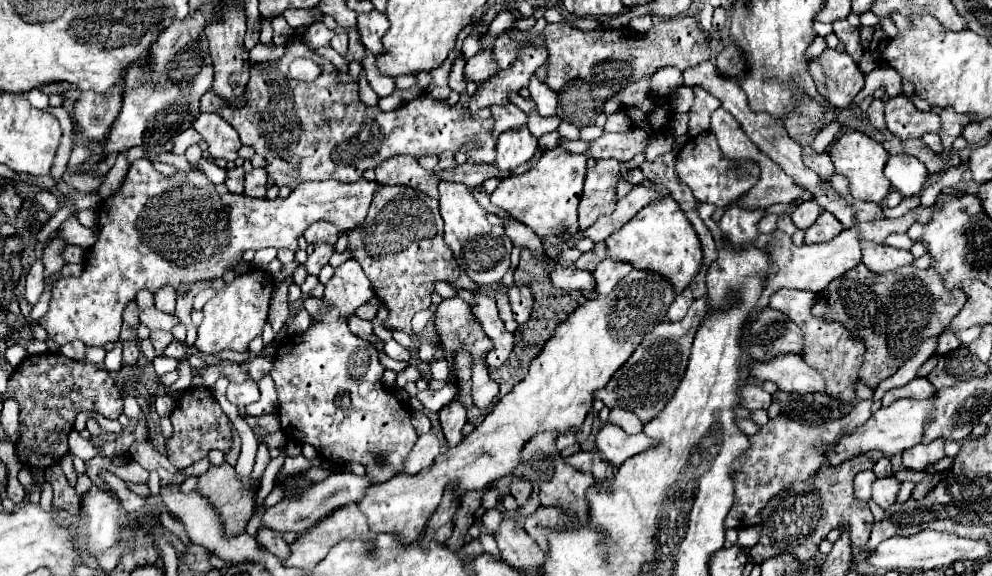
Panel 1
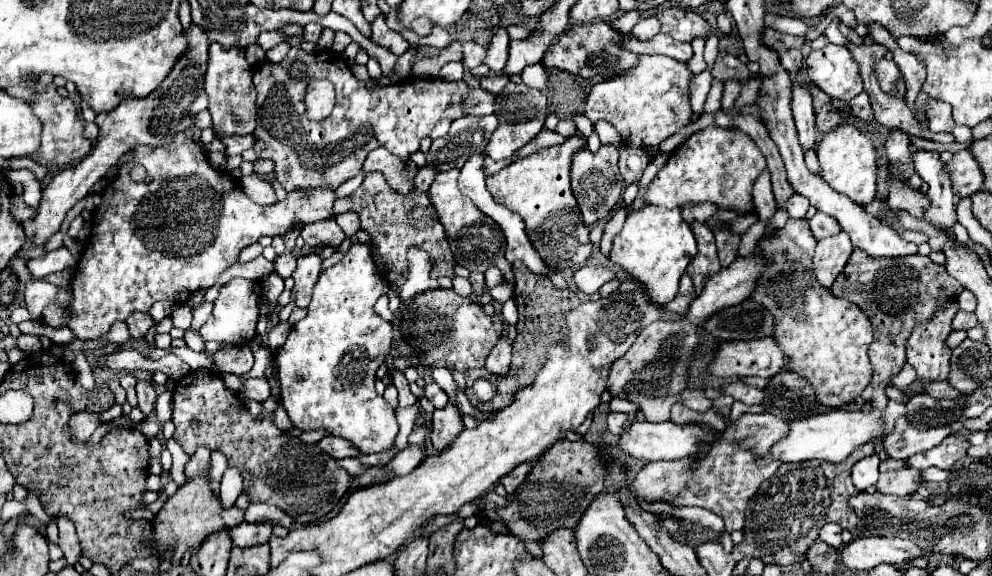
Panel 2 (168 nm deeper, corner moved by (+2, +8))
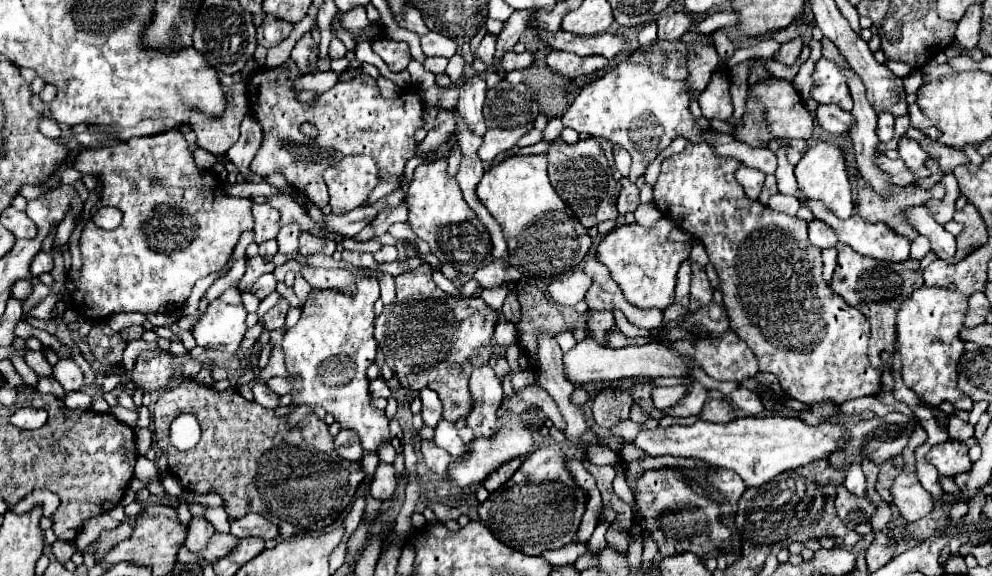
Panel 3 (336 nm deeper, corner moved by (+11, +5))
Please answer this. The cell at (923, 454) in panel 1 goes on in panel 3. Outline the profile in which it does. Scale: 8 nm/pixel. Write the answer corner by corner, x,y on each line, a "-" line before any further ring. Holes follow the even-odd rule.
947,441
943,445
933,445
927,453
927,461
937,467
941,475
955,477
959,473
965,473
971,469
969,461
969,447
963,441

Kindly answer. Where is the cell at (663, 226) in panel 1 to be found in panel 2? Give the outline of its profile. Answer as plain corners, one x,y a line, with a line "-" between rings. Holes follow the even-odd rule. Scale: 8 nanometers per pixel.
646,204
638,212
626,216
622,232
614,238
610,260
622,266
628,276
634,276
648,288
650,298
656,304
670,302
678,292
680,276
686,272
686,266
696,256
696,240
690,230
690,224
682,218
680,208
662,208

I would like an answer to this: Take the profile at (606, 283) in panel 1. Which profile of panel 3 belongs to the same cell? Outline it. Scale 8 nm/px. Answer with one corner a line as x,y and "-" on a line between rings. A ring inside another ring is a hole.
575,271
575,273
571,273
559,281
553,281
547,287
547,293
555,303
573,307
579,301
583,301
589,287
591,287
591,279
583,271

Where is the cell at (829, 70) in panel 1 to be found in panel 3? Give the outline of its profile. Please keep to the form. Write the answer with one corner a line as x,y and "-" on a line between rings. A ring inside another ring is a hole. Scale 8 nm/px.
821,59
813,71
811,97
817,103
833,103
837,107
843,107
843,111
851,111
851,107
853,107
853,99
851,99
847,81
843,79
839,65
835,65
833,61
827,61
827,59

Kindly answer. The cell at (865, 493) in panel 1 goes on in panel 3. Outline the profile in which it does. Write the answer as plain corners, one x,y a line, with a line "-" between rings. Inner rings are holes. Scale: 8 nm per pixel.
855,465
855,467
851,467
849,471
847,471
847,475
845,475
845,489
849,491
849,493
853,493
853,495
865,495
865,475
863,475
863,471
861,471
861,467
859,465

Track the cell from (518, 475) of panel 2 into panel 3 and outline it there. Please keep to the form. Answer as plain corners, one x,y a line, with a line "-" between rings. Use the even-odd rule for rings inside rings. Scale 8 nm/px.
511,459
511,463
503,463
503,467
499,467
499,471
493,471
485,481
483,487
493,493
495,489
499,489
505,481
509,481
509,477
517,471
517,467
521,465
521,459

